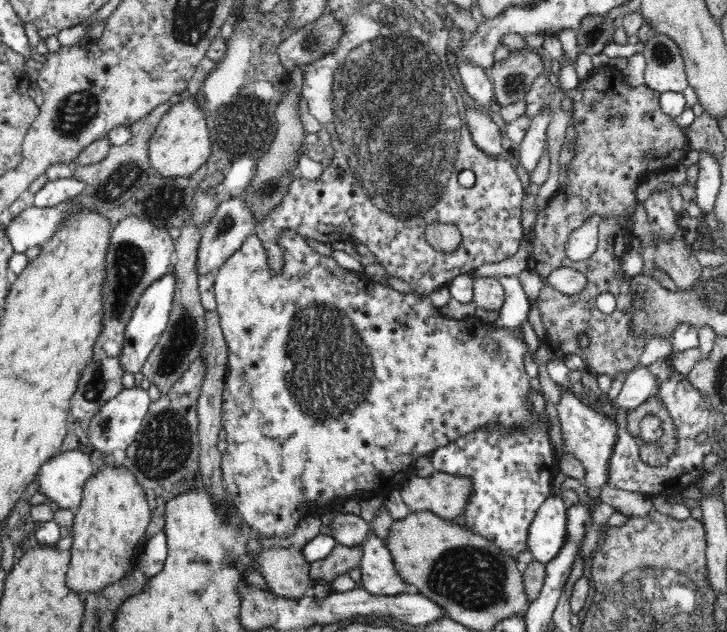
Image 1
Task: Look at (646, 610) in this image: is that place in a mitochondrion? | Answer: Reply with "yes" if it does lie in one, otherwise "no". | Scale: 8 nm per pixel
yes

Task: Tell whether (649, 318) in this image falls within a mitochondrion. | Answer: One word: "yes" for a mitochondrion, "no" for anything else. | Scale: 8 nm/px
yes

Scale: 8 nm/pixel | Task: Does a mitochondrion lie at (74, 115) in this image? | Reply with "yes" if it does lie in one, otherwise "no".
yes

